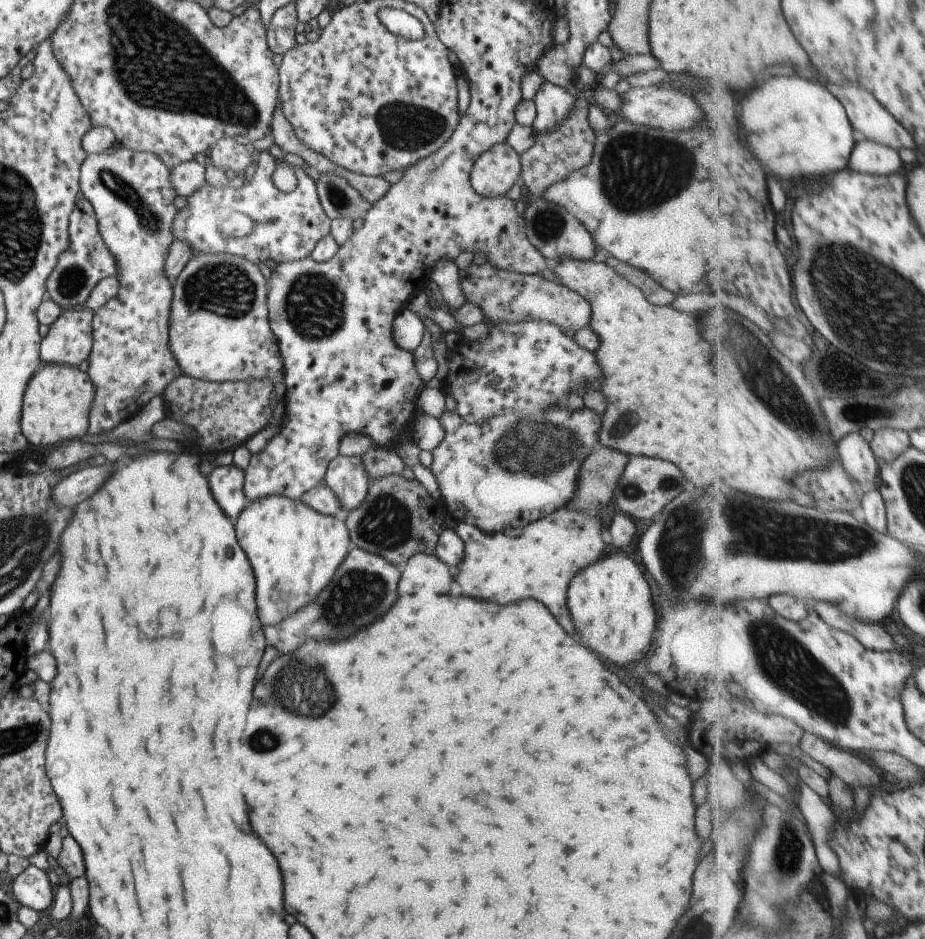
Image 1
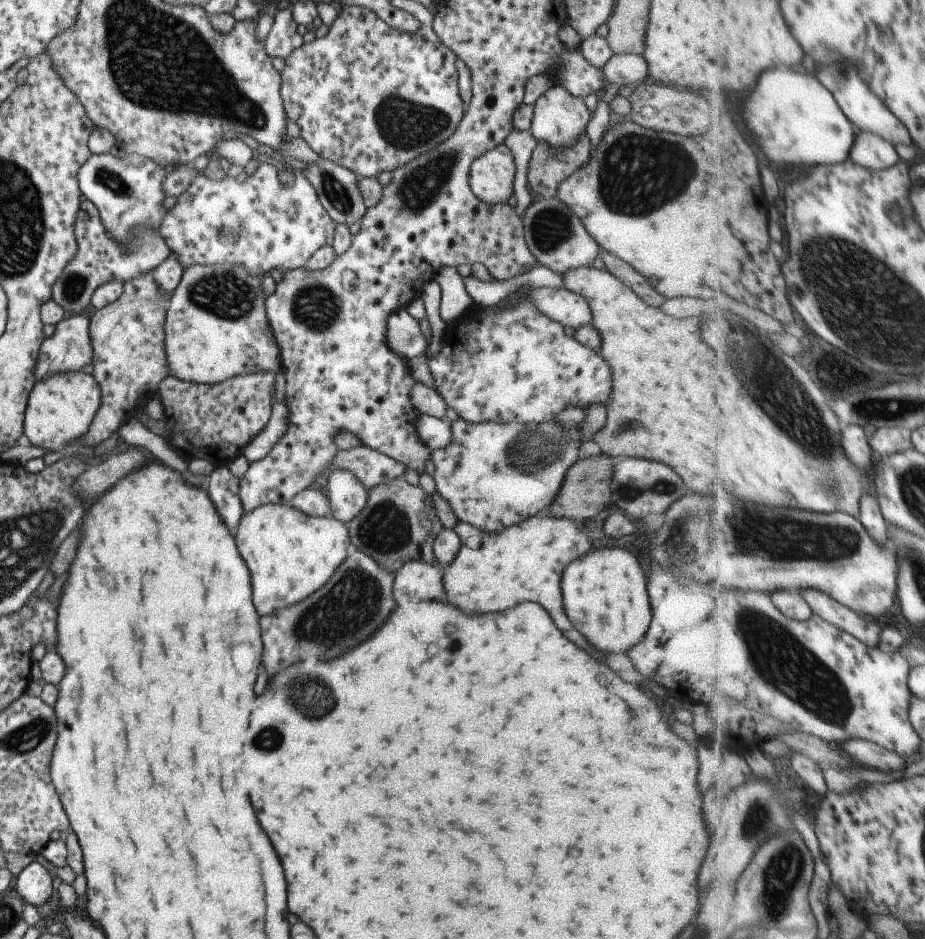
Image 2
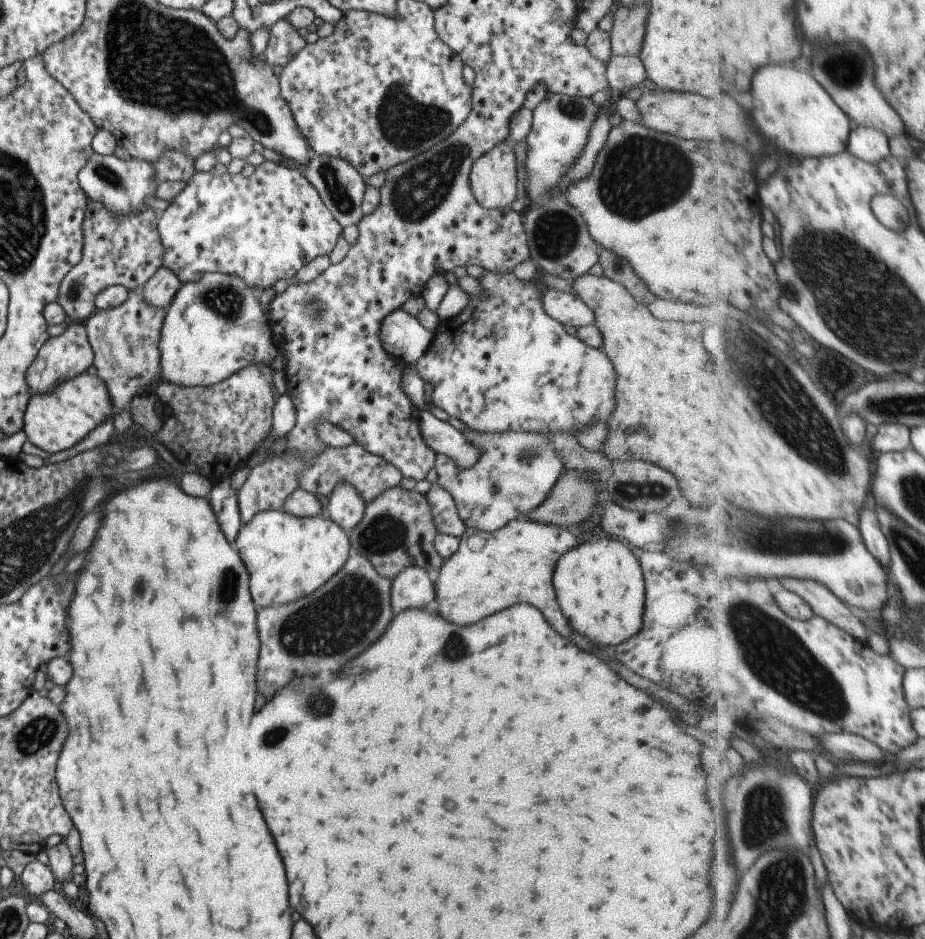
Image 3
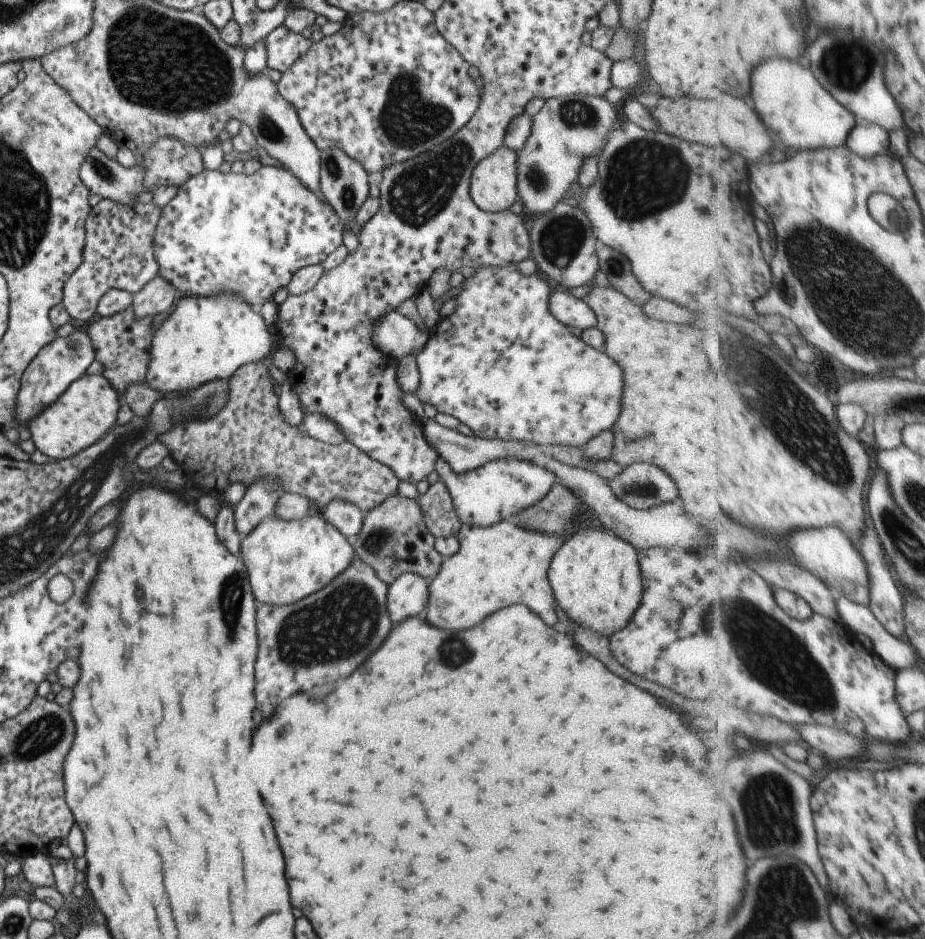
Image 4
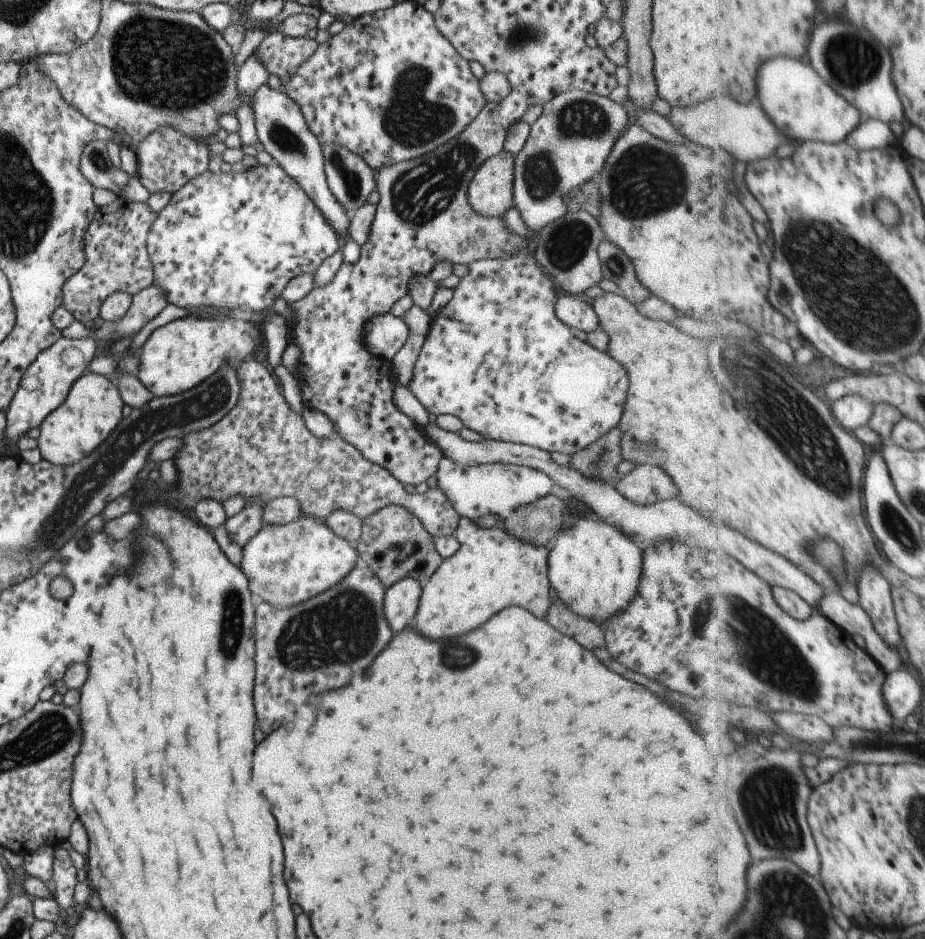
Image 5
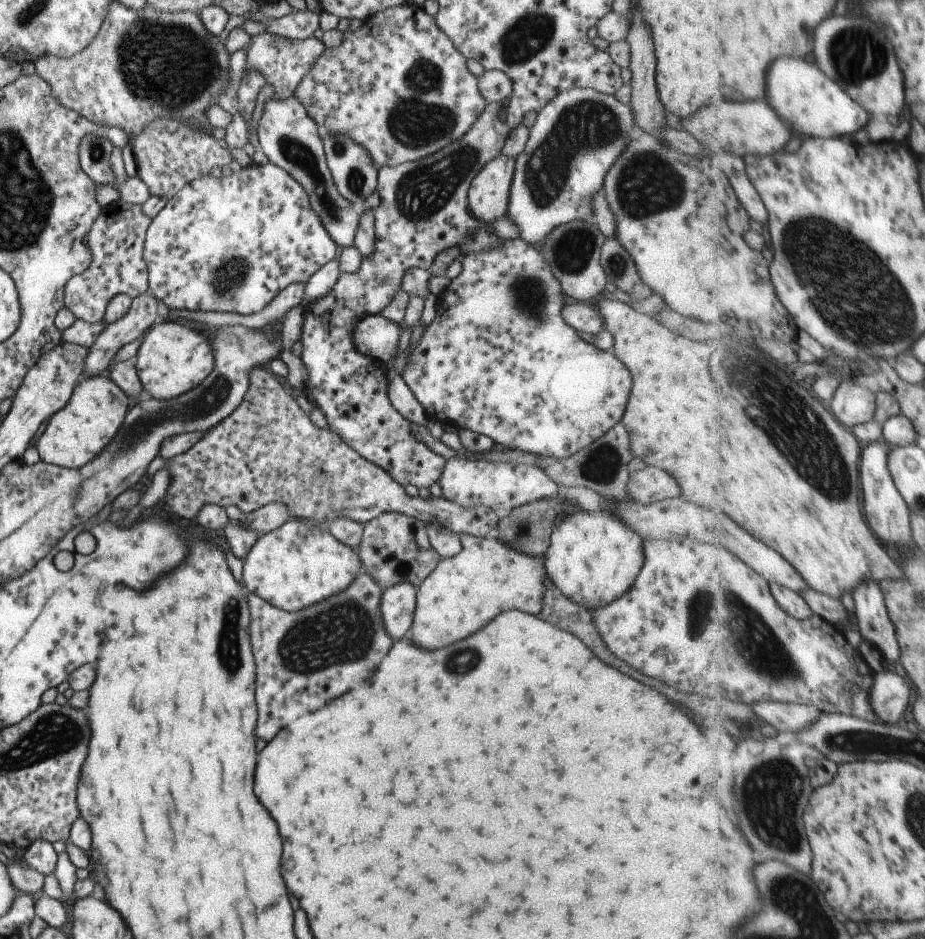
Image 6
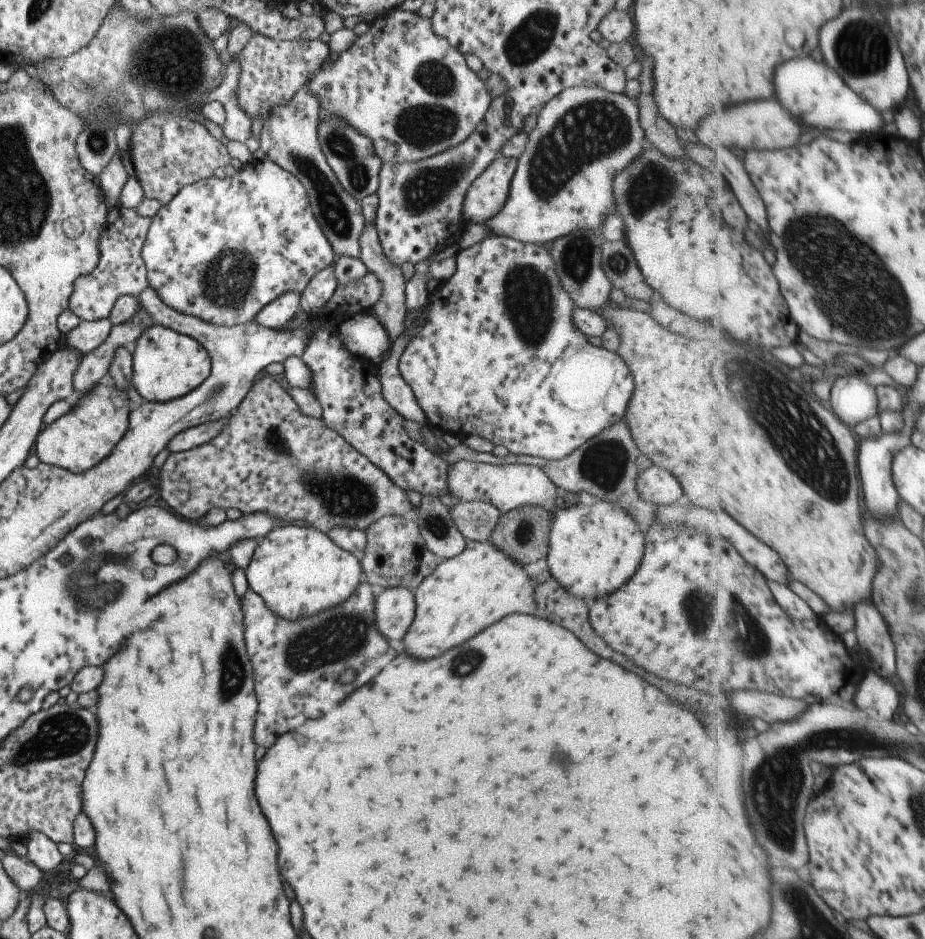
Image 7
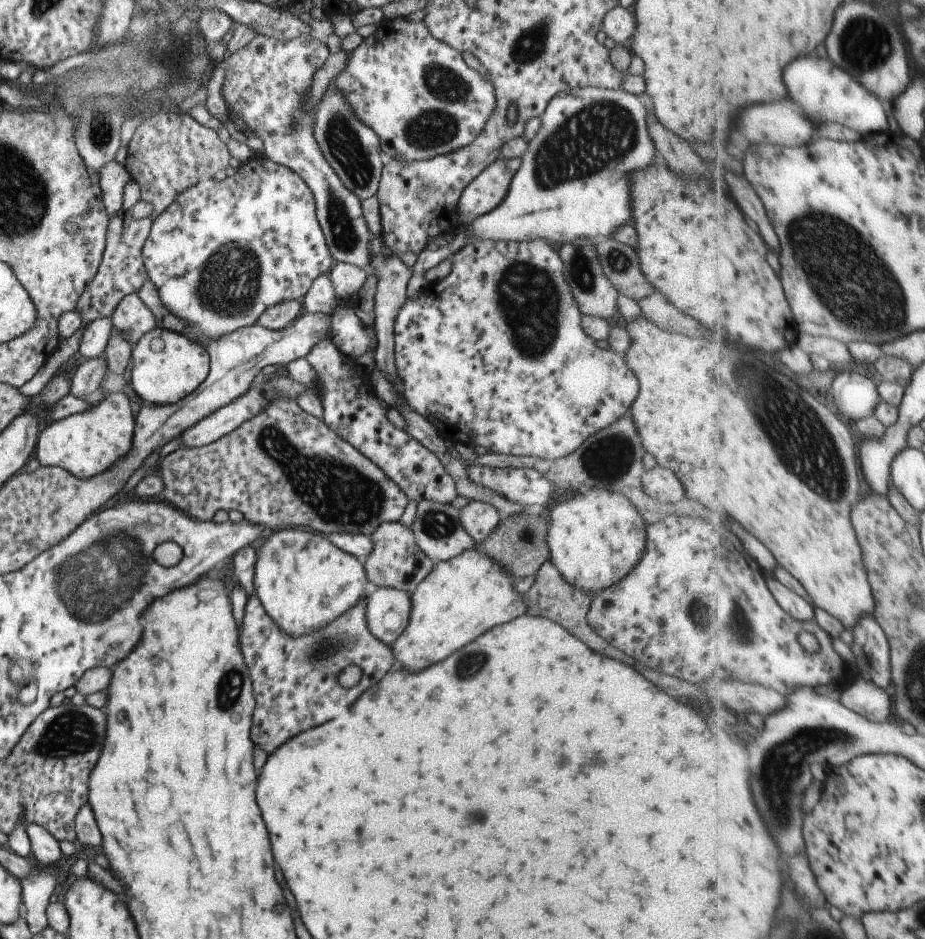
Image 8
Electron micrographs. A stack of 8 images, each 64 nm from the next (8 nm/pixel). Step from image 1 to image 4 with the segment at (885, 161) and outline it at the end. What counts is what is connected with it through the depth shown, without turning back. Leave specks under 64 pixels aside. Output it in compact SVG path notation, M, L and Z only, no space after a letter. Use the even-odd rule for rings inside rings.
M859 123L849 136L848 145L856 154L874 158L890 152L890 132L879 124Z

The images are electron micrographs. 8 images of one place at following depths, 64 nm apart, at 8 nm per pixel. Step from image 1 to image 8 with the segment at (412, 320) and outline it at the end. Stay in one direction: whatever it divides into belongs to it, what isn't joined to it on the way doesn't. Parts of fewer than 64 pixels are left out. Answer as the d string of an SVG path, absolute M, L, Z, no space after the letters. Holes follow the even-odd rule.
M353 305L338 306L336 314L332 314L330 330L333 343L351 360L377 347L375 325L362 323L354 312Z

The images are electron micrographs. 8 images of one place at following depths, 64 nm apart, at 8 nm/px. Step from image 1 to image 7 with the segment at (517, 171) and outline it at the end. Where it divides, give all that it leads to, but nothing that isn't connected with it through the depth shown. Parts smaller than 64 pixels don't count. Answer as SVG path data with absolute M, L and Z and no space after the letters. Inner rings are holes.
M498 156L479 174L464 197L465 223L484 224L506 204L517 158Z

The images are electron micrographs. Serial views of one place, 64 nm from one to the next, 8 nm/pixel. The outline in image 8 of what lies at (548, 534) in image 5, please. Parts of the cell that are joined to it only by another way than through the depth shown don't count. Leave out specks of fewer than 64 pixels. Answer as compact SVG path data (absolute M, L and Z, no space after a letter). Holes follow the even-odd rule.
M527 511L519 515L502 516L494 532L481 544L480 550L490 558L497 560L516 578L524 578L536 574L537 570L549 560L549 548L546 535L549 524L539 515L539 511Z

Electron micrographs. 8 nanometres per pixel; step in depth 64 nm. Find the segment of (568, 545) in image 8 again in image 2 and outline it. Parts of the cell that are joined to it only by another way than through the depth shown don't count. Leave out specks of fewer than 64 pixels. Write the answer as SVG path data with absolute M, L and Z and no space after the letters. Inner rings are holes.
M614 547L595 548L571 562L562 575L561 591L570 622L592 646L606 654L627 654L646 638L652 614L640 562L628 550Z

